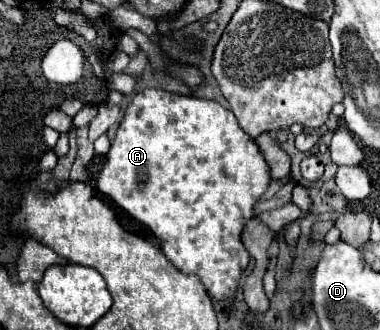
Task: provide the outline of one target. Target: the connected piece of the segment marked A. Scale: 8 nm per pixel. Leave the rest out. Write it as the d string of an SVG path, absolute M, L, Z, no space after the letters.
M143 89L131 99L123 113L123 121L97 177L97 189L111 197L133 219L143 221L157 237L165 257L179 271L199 275L209 295L227 307L249 263L249 253L241 243L241 231L253 217L253 207L269 187L269 181L269 167L259 147L243 133L235 115L223 105L161 89Z

